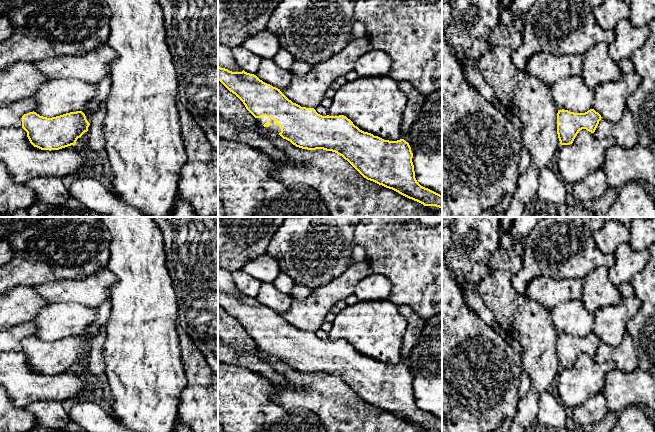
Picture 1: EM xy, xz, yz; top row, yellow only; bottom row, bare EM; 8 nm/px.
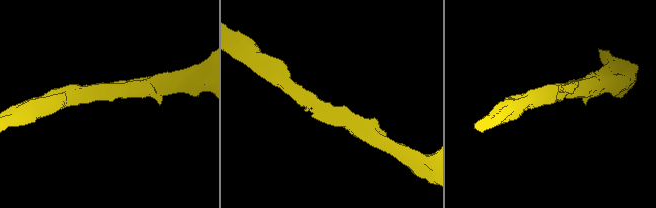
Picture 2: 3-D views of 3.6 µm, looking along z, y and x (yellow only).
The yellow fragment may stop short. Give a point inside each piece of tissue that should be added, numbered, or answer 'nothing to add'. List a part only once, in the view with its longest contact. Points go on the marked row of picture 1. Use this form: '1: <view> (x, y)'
1: xz (261, 121)

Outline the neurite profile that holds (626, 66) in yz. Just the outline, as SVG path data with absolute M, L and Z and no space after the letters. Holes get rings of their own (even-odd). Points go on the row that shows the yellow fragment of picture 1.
M630 58L621 60L618 62L618 65L624 75L634 72L634 65Z

